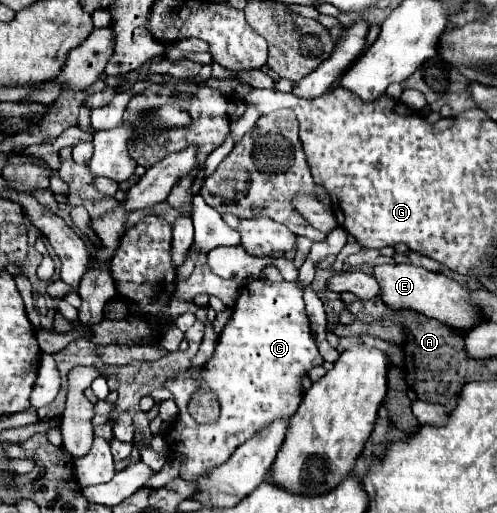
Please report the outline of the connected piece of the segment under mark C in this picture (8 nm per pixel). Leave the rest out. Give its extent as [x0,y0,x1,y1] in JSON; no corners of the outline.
[166,280,324,482]

